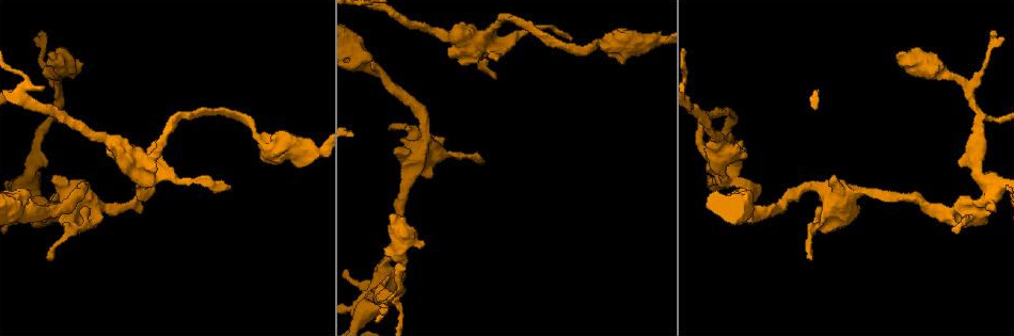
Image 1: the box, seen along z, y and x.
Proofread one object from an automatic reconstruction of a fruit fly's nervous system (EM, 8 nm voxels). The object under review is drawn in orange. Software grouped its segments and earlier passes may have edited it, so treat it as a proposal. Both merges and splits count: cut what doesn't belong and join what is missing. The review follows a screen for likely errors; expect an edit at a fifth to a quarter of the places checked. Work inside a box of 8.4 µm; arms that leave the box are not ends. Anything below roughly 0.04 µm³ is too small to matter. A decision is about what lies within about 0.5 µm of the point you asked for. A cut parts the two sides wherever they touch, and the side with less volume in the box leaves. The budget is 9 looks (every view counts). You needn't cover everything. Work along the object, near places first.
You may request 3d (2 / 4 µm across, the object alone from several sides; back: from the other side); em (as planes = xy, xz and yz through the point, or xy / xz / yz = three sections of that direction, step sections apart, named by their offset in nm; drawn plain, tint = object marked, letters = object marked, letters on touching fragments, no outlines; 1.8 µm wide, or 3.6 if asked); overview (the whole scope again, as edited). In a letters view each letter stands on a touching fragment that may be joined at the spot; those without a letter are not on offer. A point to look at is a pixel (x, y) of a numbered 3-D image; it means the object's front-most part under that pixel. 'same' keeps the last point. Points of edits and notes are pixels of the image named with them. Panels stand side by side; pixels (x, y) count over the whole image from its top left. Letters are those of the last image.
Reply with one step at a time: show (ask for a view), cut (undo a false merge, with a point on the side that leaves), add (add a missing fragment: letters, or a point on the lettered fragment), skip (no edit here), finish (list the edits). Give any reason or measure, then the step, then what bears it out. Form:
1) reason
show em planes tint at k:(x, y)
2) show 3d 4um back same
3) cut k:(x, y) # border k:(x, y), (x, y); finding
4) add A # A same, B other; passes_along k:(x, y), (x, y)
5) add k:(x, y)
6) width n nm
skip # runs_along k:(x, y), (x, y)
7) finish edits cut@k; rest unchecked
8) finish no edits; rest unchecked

sudden change in width
show 3d 4um at 1:(363, 66)

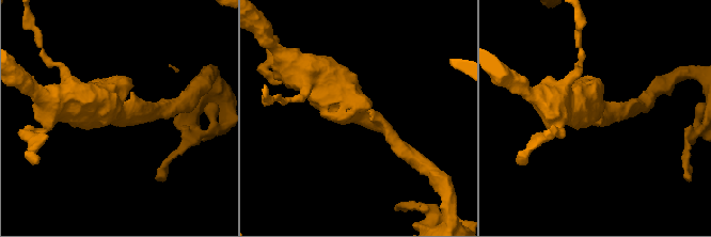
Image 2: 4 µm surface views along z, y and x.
shape alone is not enough
show em xz step 4 tint at 2:(590, 115)

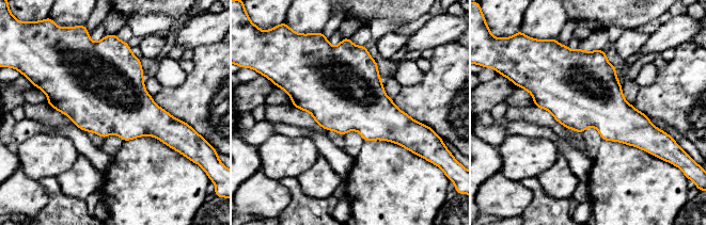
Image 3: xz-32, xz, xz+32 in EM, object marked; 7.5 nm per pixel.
show em planes letters same

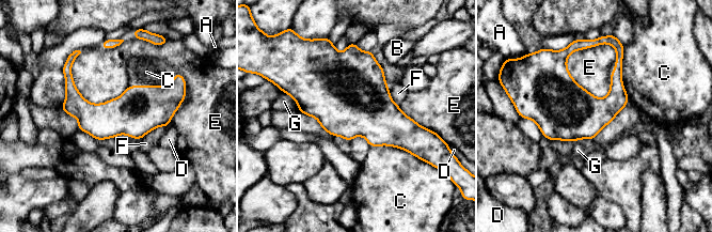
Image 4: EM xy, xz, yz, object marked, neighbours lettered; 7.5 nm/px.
skip # A other, B other, C other, D other, E other, F other, G other; border 4:(602, 44), (567, 58), (598, 98); all the same neuron

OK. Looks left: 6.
four-way junction
show 3d 4um at 1:(719, 162)

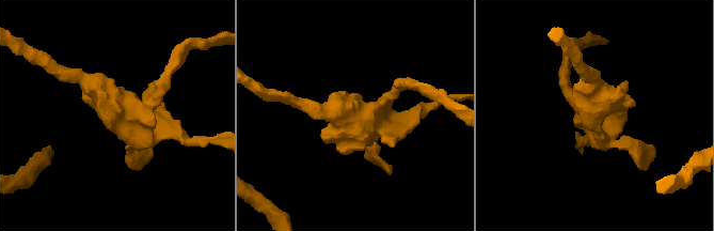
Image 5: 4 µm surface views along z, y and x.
show em 3.6um planes letters at 5:(594, 109)

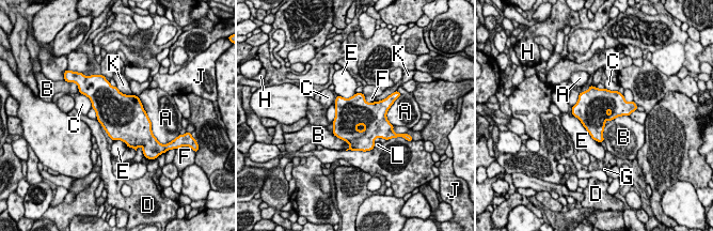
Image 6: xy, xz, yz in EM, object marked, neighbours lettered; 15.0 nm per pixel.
longest_contact E 600 nm
skip # A other, B other, C other, D other, E other, F other, G other, H other, J other, K other, L other; one neuron here

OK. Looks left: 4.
stops while still wide
show em planes letters at 1:(49, 51)

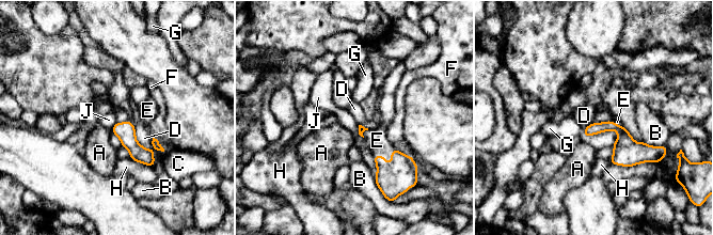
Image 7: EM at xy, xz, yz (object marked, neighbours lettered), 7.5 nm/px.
add E # A other, B other, C other, D other, E same, F other, G other, H other, J other; passes_along 7:(393, 179), (384, 158), (377, 140); the neuron continues

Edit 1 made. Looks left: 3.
see it whole again
show overview

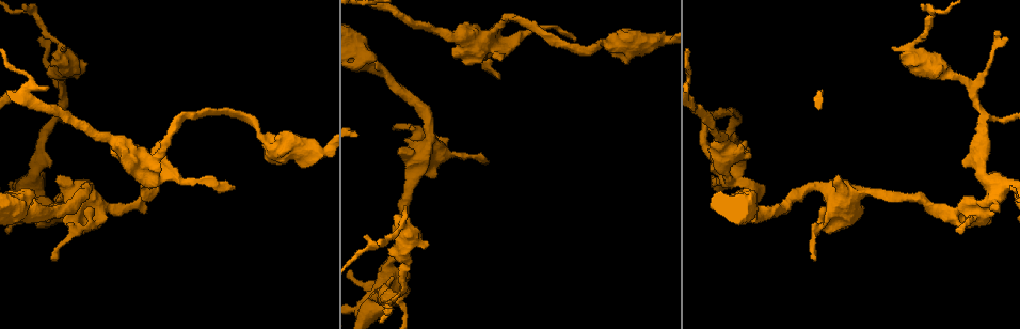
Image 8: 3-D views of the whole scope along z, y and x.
branch stops here
show em planes plain at 8:(962, 219)

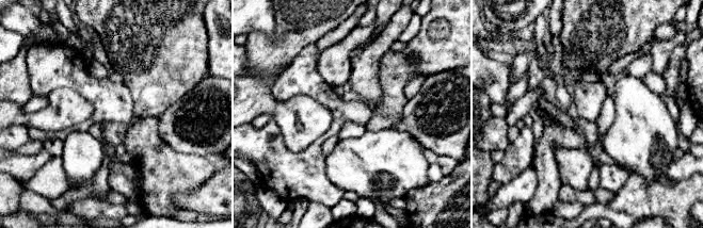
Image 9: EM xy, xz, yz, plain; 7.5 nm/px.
show em planes letters same

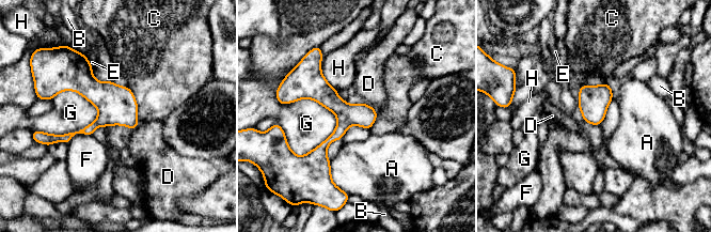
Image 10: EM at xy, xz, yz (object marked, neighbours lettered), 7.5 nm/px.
skip # A other, B other, C other, D other, E other, F other, G other, H other; border 10:(363, 103), (377, 110); none of them fits

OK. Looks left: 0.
finish edits add@7; rest unchecked

